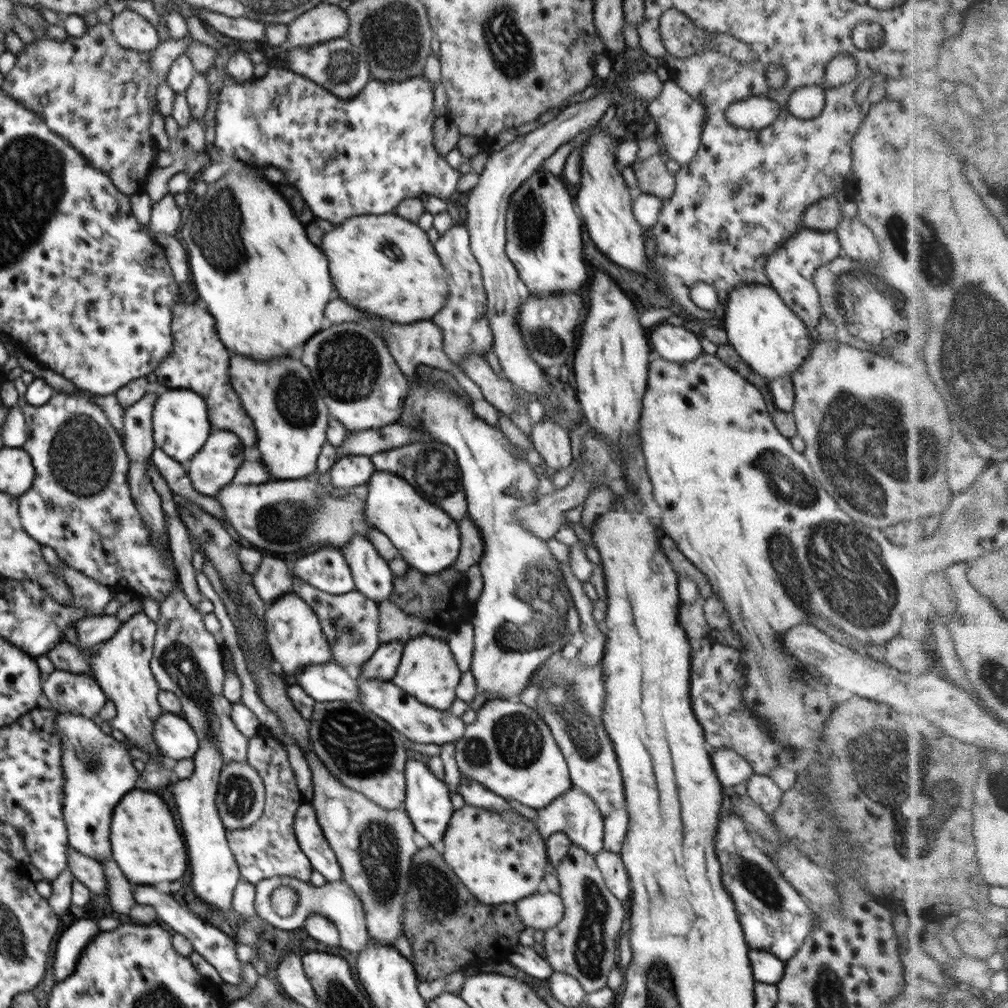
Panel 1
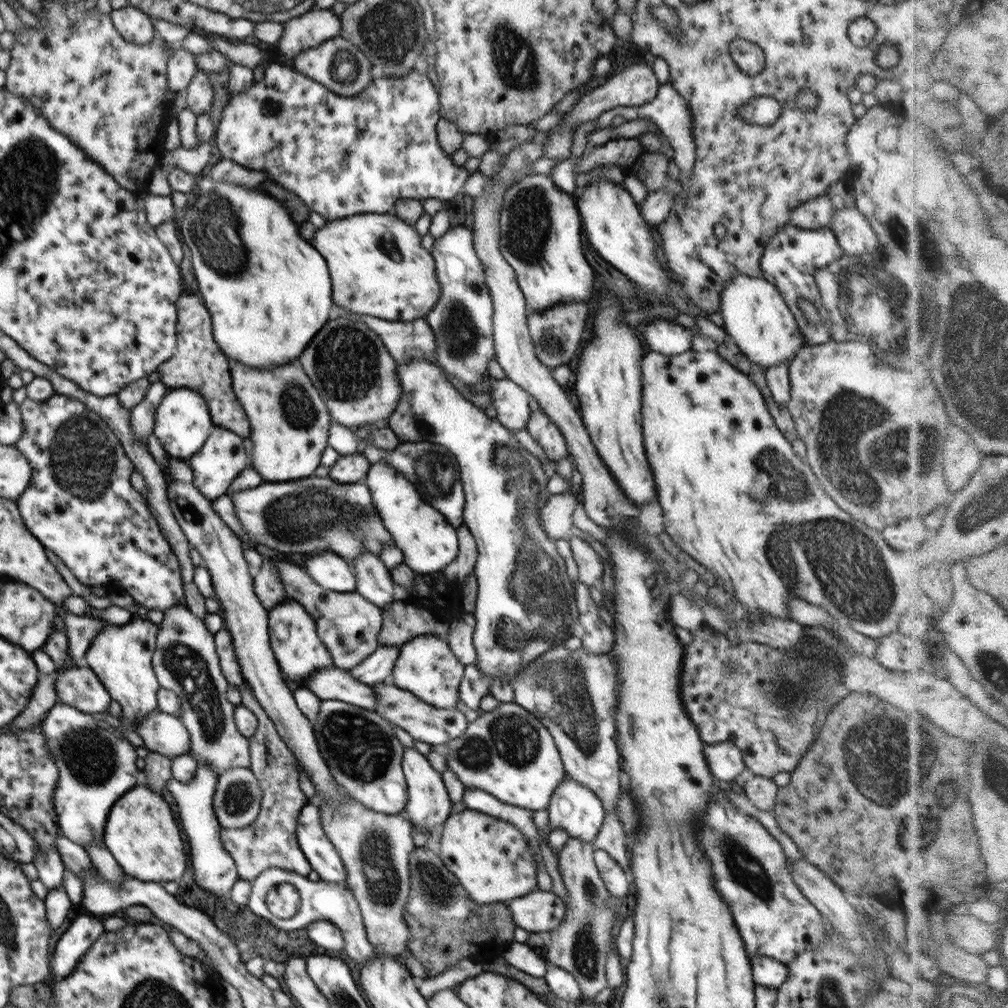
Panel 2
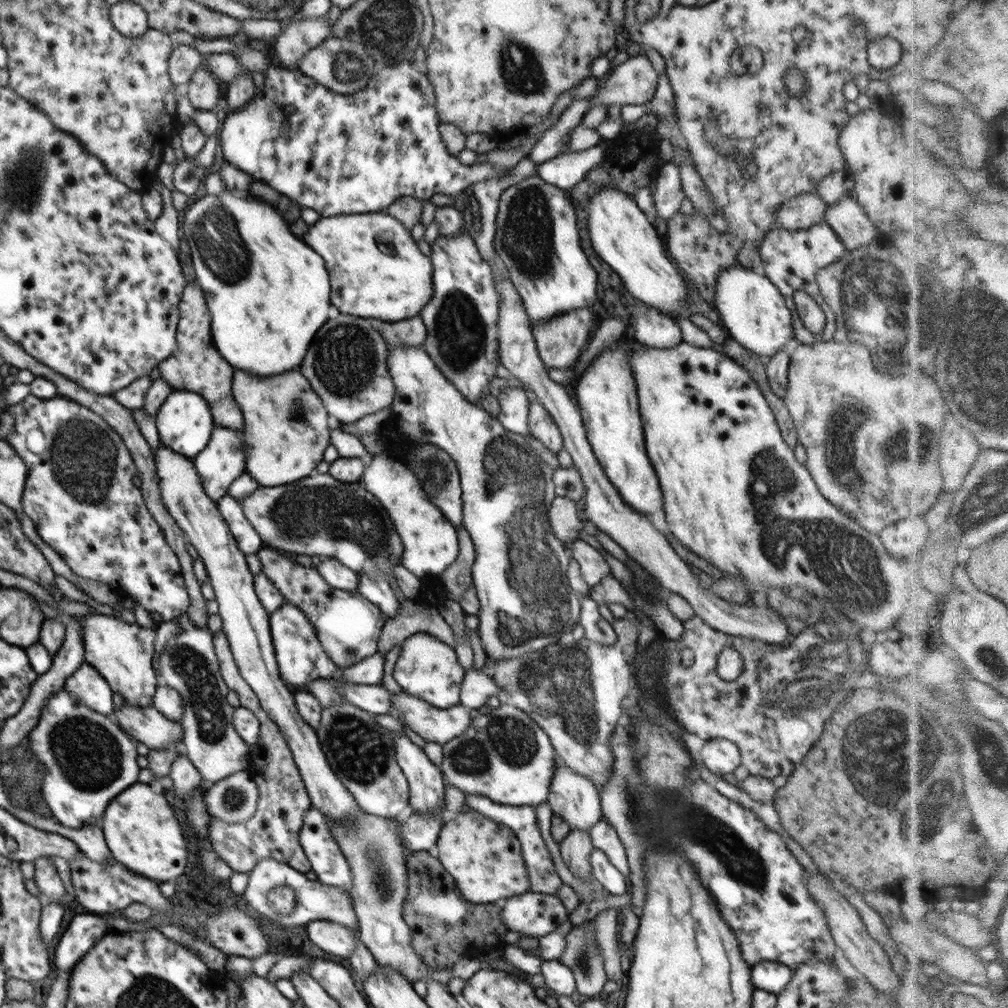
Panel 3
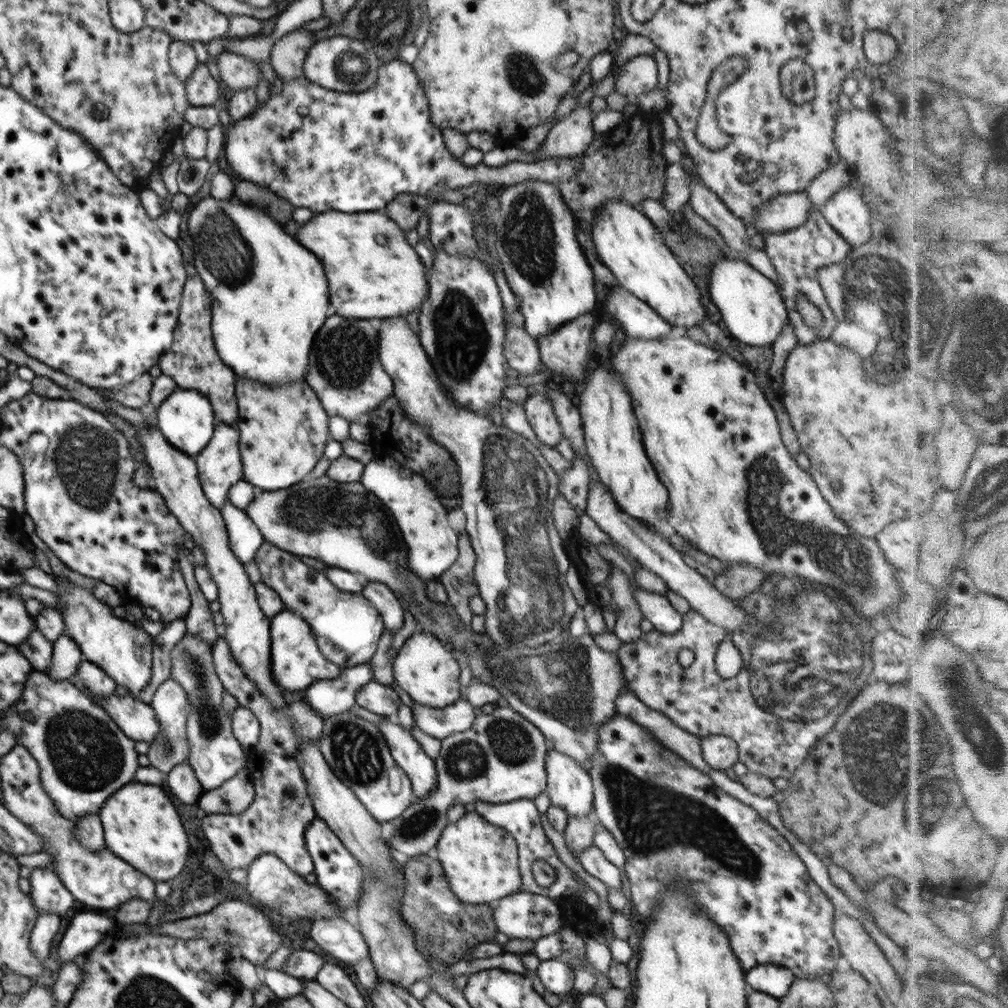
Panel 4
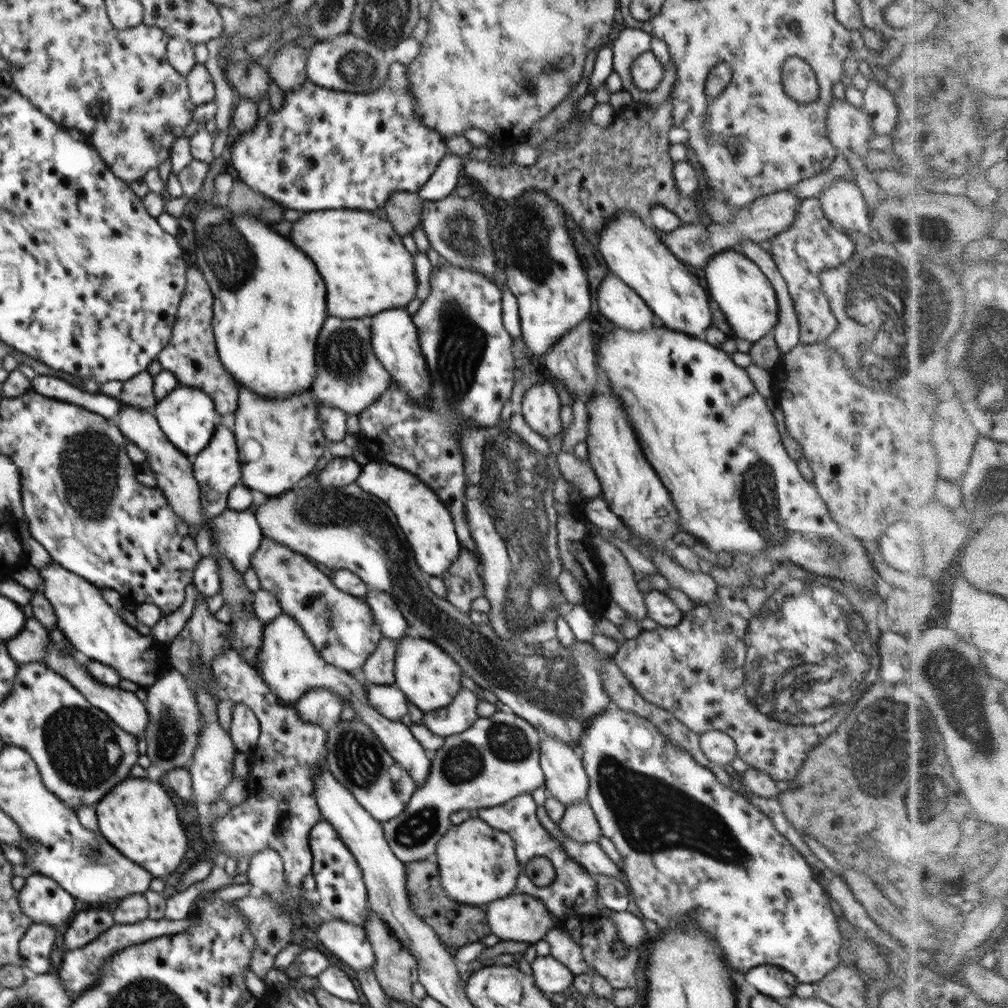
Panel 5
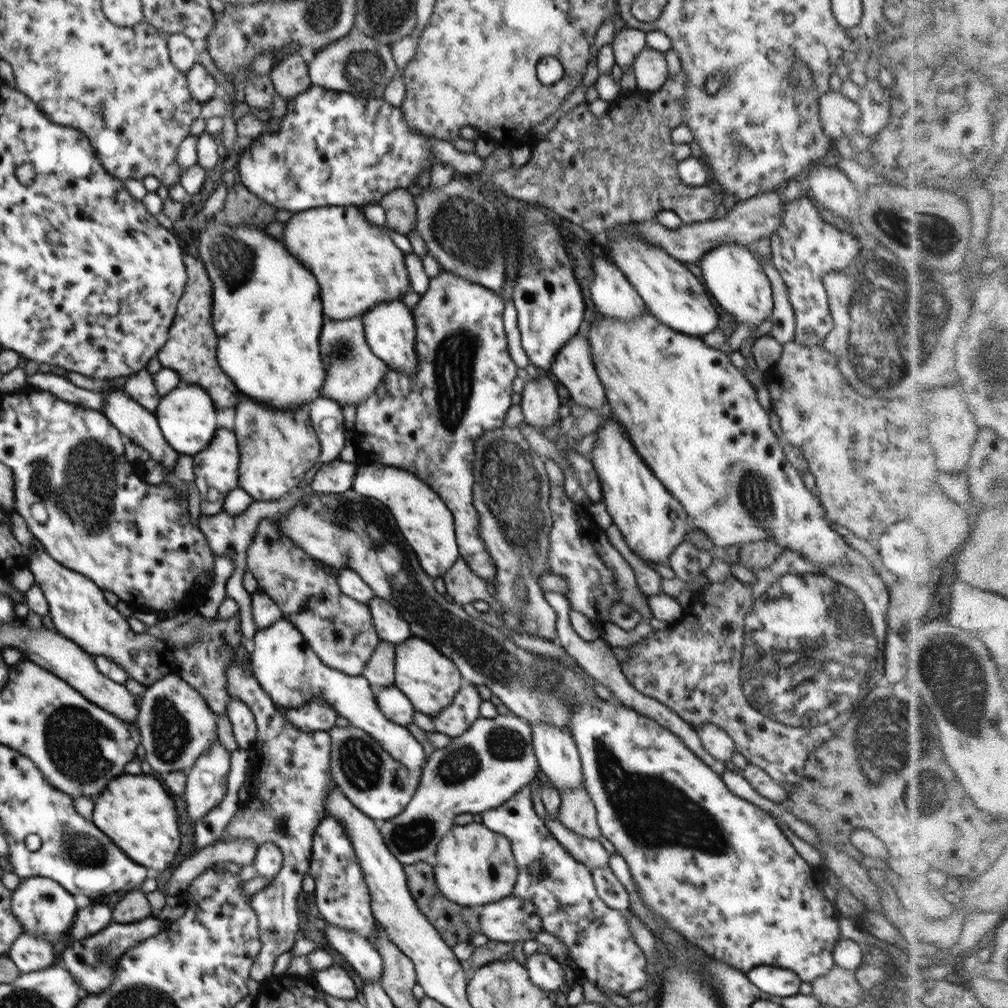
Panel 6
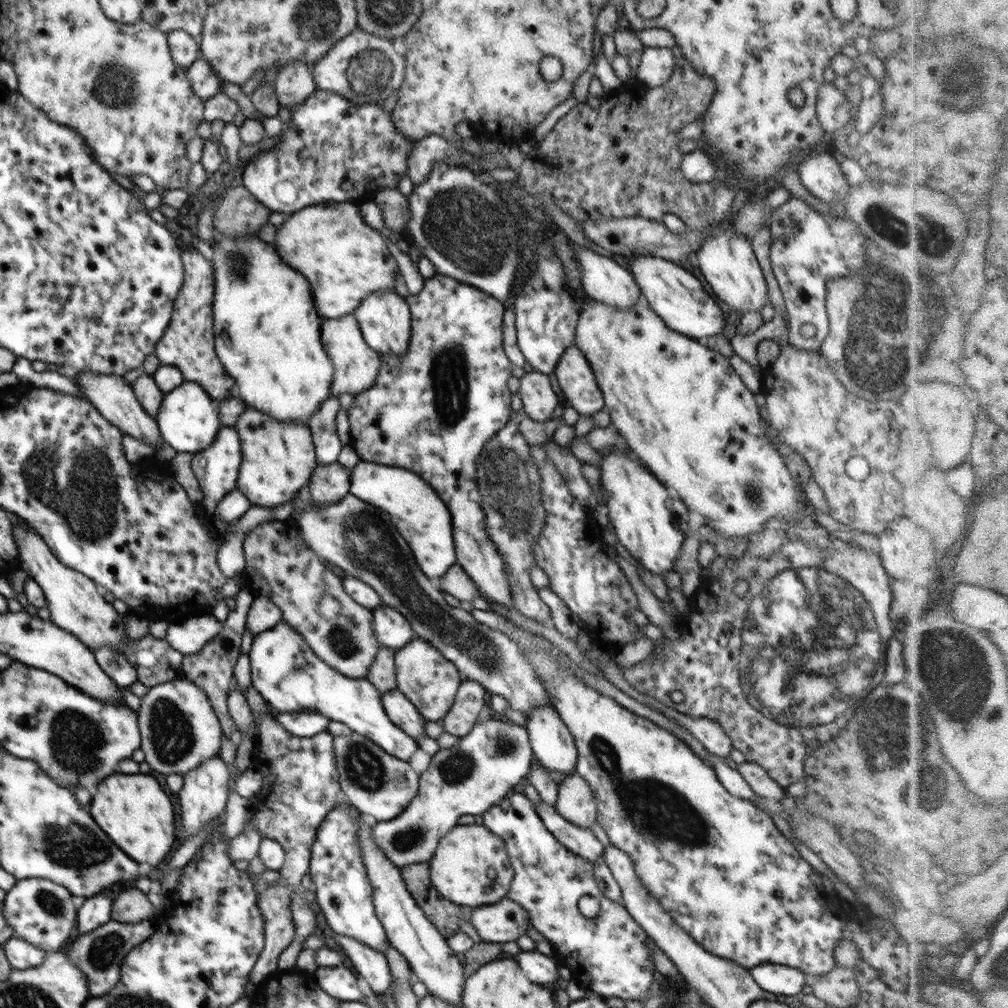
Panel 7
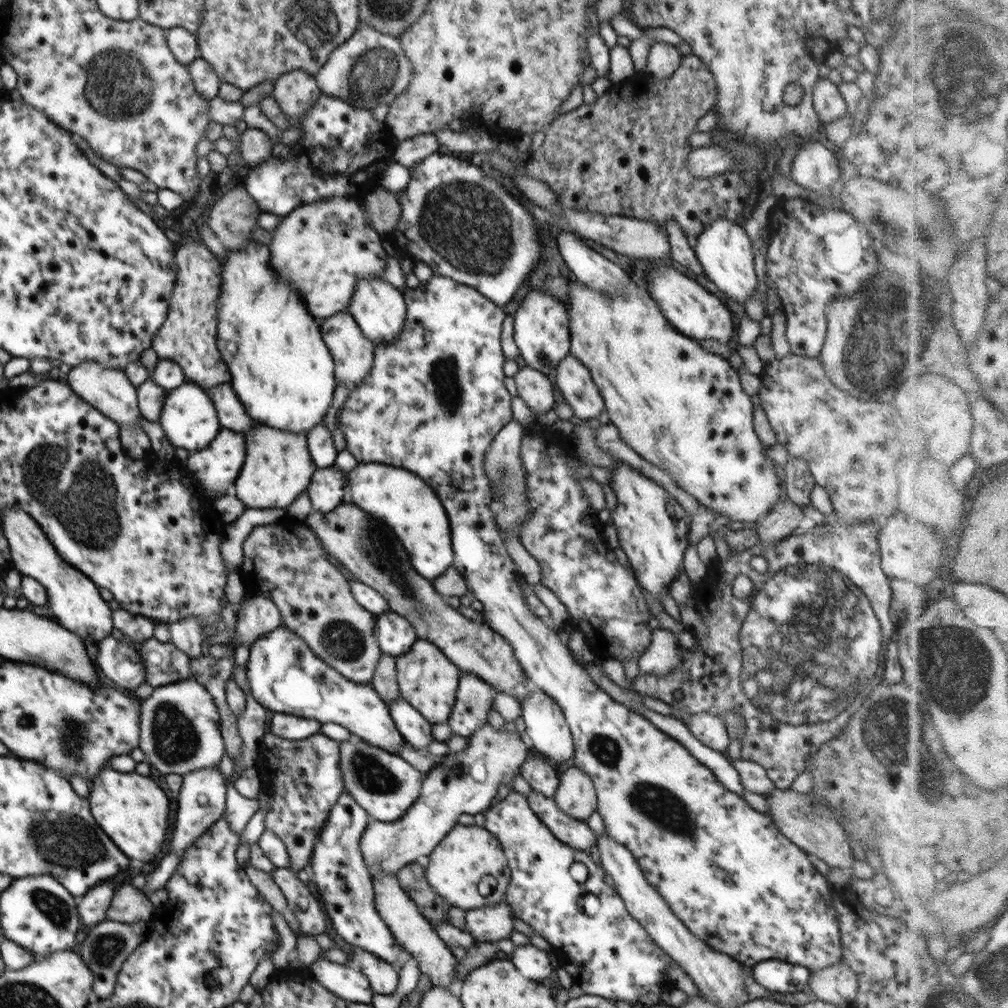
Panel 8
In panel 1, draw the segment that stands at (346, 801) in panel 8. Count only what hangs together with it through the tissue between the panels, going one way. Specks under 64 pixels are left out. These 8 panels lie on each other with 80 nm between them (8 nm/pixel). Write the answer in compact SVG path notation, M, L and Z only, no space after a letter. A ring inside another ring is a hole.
M304 801L298 807L293 827L299 848L309 858L313 870L323 874L328 883L342 879L341 866L326 841L310 802Z

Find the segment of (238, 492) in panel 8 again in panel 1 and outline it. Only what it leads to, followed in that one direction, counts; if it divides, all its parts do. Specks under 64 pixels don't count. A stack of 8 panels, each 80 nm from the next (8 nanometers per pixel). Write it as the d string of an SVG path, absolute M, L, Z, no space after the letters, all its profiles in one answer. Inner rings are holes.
M232 355L229 361L229 376L231 385L244 404L244 410L256 427L257 448L260 450L260 458L268 467L271 478L273 480L304 479L313 473L322 445L327 441L327 422L330 414L308 368L301 360L294 360L294 358L284 357L270 362L256 362L252 358Z

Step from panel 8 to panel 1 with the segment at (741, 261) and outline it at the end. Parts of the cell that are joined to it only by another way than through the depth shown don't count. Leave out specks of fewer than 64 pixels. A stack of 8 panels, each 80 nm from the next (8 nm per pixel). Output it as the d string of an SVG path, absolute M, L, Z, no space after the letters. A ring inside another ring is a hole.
M741 284L728 295L723 316L727 339L746 365L768 380L790 377L810 356L816 342L802 319L780 299L771 285Z

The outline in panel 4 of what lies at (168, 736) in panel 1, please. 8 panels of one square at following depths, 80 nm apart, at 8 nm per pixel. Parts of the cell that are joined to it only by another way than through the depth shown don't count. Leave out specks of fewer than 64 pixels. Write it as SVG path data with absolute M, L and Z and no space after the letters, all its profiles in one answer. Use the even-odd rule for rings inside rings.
M114 692L107 699L99 698L95 703L134 742L152 743L160 735L160 722L152 708L130 694L120 697Z

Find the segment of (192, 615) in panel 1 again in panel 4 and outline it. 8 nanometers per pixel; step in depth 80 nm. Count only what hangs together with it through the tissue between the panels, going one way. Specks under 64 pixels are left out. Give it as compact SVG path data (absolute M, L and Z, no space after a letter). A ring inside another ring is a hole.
M185 633L171 651L170 677L185 691L190 702L186 737L190 745L188 761L199 784L199 793L220 788L240 770L250 767L250 754L232 734L232 716L222 708L226 693L215 671L211 646L199 636Z

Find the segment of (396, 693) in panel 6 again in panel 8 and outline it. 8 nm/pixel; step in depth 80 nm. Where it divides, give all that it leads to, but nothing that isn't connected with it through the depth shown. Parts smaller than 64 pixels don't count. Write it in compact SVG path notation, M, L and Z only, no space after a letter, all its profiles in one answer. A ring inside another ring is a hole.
M402 697L392 701L389 706L390 715L398 732L407 744L416 751L427 749L433 744L432 724L421 716L416 708L412 708Z

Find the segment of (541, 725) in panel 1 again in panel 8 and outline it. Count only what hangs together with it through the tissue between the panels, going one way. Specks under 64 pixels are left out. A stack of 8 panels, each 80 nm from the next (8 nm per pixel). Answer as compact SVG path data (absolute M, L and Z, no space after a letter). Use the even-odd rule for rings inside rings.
M489 723L478 728L472 736L468 737L468 748L464 752L449 752L445 756L440 757L432 772L425 774L424 782L422 782L422 790L420 796L414 801L411 807L394 822L374 821L370 823L363 832L360 839L360 852L364 859L365 865L369 870L369 874L373 880L376 873L387 875L388 873L396 874L403 866L414 862L420 856L430 856L434 848L440 844L440 840L454 828L459 816L462 814L478 814L484 813L492 806L498 788L514 775L520 772L520 767L528 757L528 748L522 742L520 734L516 732L508 732L505 727L502 730L496 730Z

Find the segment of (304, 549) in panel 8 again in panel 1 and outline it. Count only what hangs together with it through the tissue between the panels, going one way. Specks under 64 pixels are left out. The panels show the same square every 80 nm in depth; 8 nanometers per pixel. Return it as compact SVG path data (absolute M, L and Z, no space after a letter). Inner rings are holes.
M295 574L290 592L297 594L318 615L322 632L330 643L333 660L343 667L350 664L359 667L370 660L380 648L382 642L379 639L379 603L370 600L364 593L354 589L343 595L328 594L304 582Z

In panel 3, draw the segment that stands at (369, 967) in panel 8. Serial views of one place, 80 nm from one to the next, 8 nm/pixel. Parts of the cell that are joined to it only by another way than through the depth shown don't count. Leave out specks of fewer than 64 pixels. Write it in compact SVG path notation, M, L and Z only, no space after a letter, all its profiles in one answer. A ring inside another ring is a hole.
M317 920L313 924L308 924L308 936L318 948L338 956L338 960L349 958L350 954L356 946L355 936L353 936L353 929L341 924L332 924L329 920Z

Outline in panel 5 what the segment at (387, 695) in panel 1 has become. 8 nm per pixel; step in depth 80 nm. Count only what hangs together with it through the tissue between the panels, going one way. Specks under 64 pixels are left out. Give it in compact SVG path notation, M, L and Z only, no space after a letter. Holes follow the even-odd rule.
M462 688L445 708L423 712L423 726L442 737L461 734L479 718L476 713L478 703L479 699L472 691Z

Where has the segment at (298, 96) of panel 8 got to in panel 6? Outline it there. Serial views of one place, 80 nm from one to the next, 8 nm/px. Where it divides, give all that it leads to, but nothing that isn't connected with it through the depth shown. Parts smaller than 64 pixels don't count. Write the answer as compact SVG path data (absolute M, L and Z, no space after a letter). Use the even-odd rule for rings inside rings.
M297 52L274 65L269 75L275 91L287 101L312 86L307 64Z

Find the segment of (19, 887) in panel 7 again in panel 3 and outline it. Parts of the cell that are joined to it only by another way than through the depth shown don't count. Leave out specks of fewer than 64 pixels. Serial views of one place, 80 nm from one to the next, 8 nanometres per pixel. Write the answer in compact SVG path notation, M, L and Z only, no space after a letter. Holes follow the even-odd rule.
M48 857L37 858L33 861L35 864L34 880L40 889L42 903L51 903L52 901L62 903L65 908L68 906L70 898L64 883L60 878L56 865Z

